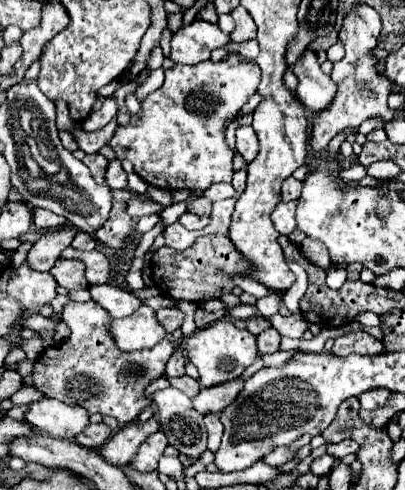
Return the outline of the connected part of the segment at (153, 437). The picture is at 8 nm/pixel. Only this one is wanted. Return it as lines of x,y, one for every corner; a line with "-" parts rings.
158,430
154,434
150,434
144,444
138,448
136,456
130,460
130,468
138,470
138,472
152,472
156,470
156,464
158,464
158,458
164,454
164,448
166,448
166,436

